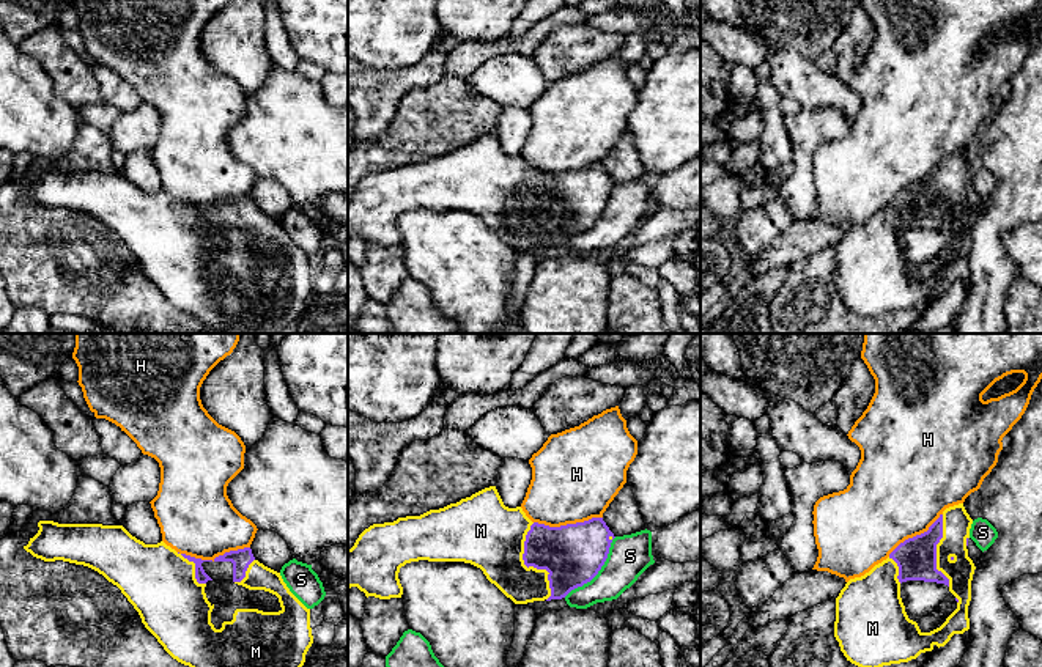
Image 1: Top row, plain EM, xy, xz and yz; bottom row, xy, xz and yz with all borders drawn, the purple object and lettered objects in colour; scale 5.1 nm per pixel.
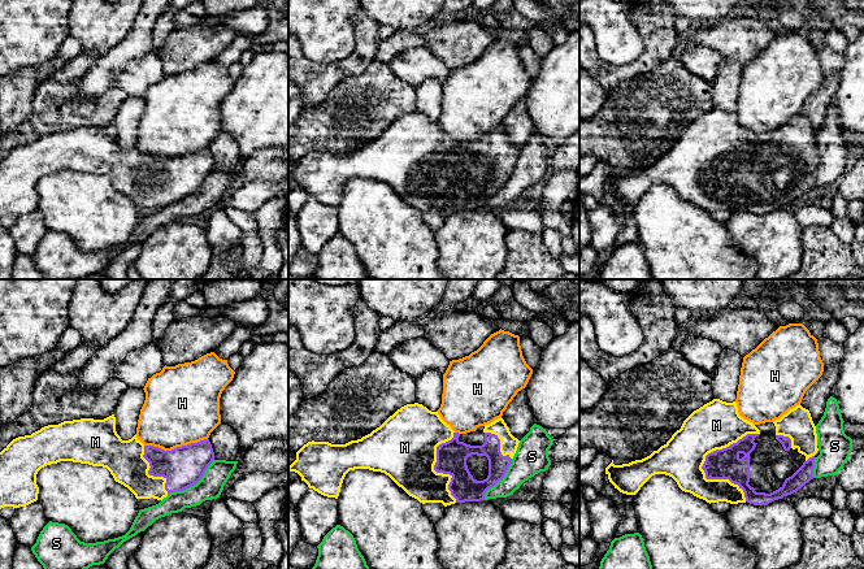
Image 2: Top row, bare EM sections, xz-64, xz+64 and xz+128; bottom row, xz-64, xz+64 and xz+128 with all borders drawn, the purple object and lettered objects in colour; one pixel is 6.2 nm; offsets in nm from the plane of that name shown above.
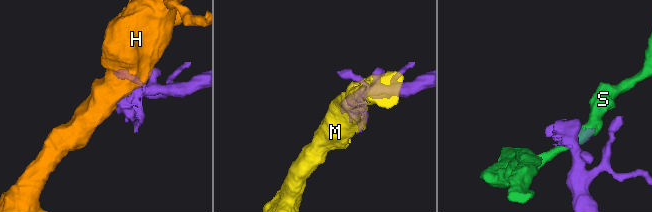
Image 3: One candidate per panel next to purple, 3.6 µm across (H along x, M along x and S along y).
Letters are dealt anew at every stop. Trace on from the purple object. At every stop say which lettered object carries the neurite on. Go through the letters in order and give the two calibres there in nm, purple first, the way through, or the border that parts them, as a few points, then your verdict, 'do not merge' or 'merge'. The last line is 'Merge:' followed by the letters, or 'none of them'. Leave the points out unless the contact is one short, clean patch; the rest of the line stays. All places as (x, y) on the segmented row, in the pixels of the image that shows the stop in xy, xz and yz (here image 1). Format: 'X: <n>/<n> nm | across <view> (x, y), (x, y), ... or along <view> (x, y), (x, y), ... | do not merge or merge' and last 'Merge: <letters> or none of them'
H: 100/380 nm | do not merge
M: 320/340 nm | merge
S: 320/220 nm | do not merge
Merge: M

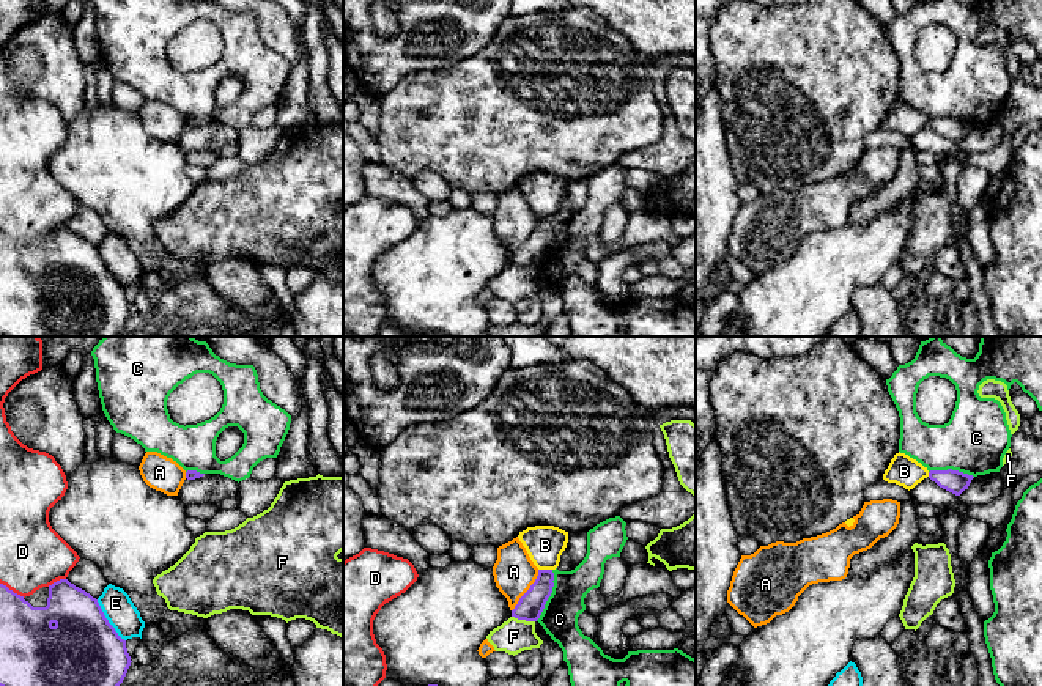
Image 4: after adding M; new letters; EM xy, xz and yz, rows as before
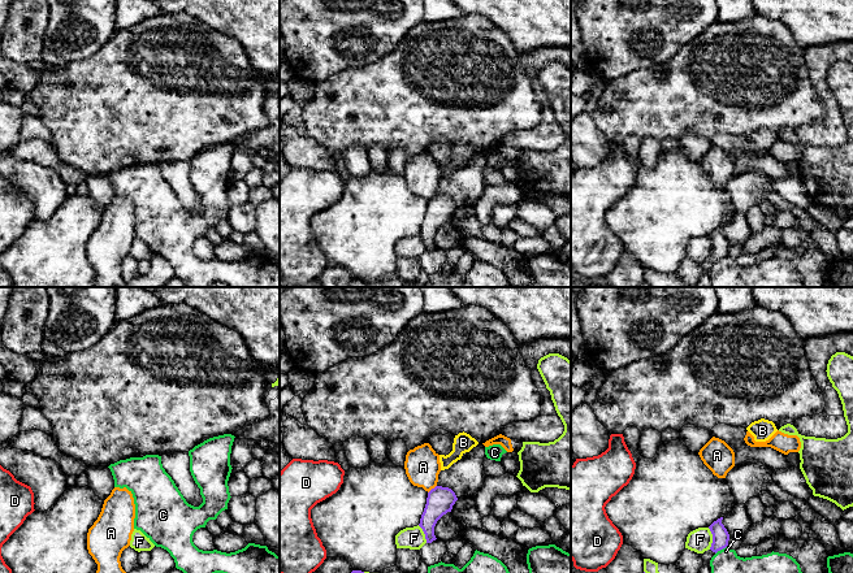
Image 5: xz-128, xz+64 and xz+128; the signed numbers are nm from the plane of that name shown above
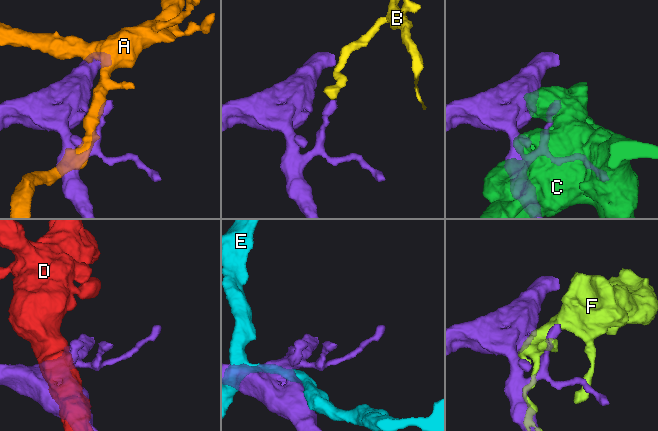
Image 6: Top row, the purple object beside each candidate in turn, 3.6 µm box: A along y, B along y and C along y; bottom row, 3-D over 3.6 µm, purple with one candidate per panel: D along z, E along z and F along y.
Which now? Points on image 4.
A: 140/220 nm | along xz (539, 570), (534, 582), (512, 611) | do not merge
B: 140/190 nm | along xz (539, 568), (551, 570) | do not merge
C: 140/190 nm | do not merge
D: 260/340 nm | do not merge
E: 380/160 nm | do not merge
F: 140/180 nm | do not merge
Merge: none of them

